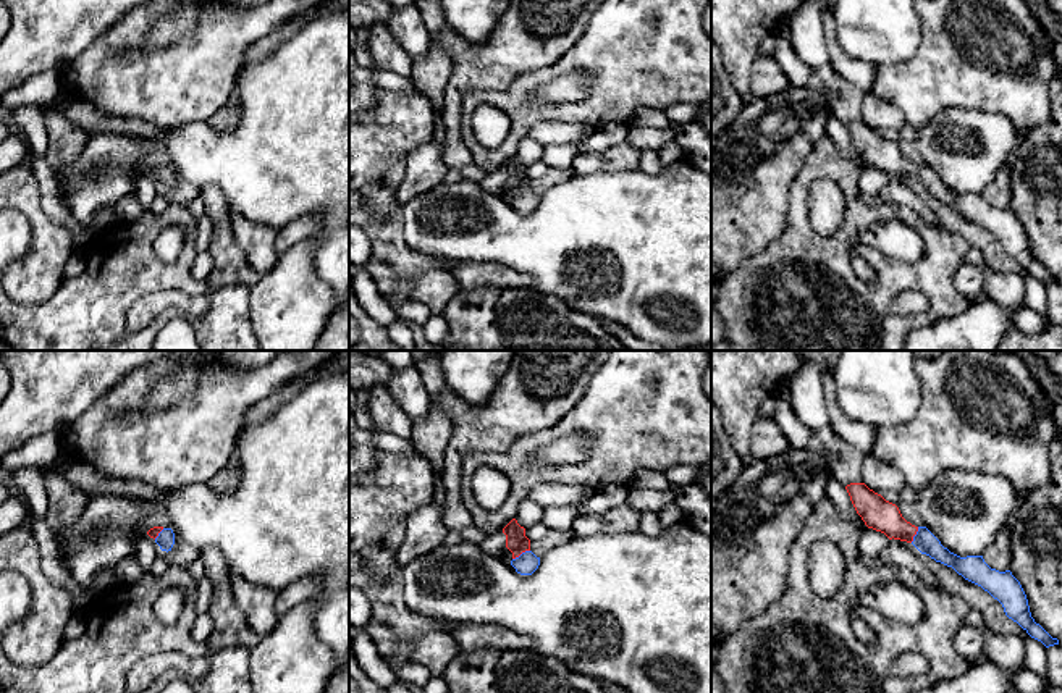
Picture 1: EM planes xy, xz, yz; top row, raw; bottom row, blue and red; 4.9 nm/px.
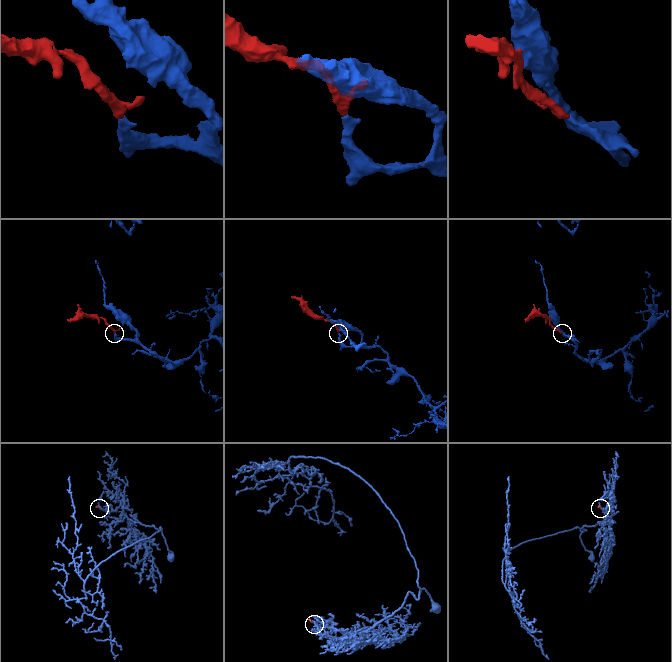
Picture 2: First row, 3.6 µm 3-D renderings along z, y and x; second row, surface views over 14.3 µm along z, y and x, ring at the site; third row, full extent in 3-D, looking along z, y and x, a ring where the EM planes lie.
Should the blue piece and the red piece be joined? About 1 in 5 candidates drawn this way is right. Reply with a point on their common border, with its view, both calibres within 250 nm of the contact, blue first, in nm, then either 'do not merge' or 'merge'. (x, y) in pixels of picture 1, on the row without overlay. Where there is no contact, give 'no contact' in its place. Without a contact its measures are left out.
xz (522, 191) | 110/110 nm | merge

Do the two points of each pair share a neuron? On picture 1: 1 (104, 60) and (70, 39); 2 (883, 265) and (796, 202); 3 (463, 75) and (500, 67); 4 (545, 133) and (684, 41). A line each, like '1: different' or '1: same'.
1: different
2: same
3: same
4: different

